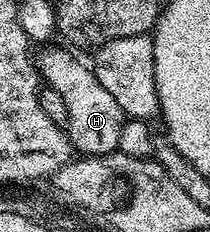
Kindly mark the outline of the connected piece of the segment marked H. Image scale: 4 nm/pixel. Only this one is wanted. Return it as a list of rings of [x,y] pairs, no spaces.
[[[55,47],[36,58],[35,66],[42,80],[64,99],[69,120],[66,123],[69,141],[76,152],[86,155],[106,155],[117,150],[123,116],[111,93],[99,84],[92,68],[83,65],[69,52]]]

